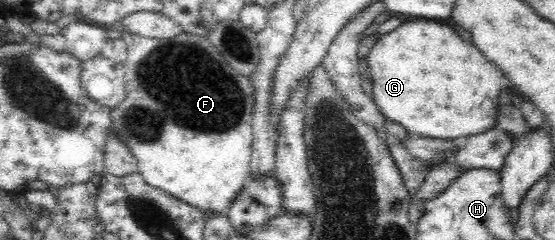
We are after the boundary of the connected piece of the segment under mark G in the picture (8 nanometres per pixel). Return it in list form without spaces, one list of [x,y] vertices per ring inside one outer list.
[[[411,21],[403,23],[394,31],[382,35],[368,53],[369,77],[373,83],[372,101],[389,120],[402,125],[410,135],[421,138],[449,139],[460,142],[470,135],[485,133],[496,127],[500,113],[501,81],[505,85],[502,71],[475,49],[465,43],[455,29],[435,21]]]

